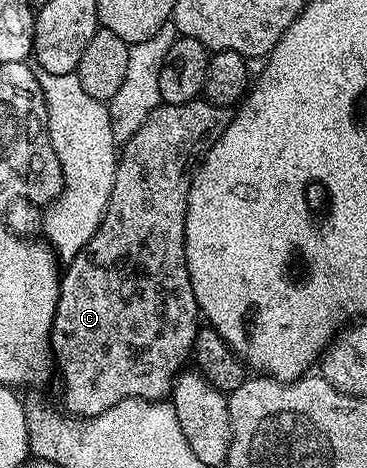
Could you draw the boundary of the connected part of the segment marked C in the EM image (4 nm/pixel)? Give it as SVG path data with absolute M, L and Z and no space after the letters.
M197 99L181 105L161 103L153 109L151 115L146 119L146 123L142 123L142 127L138 127L138 131L134 131L131 139L123 142L116 163L114 187L110 191L110 199L102 223L98 227L98 231L92 235L90 243L86 243L86 247L82 251L78 251L78 255L74 255L72 261L67 262L60 278L60 298L56 304L56 314L52 320L50 344L54 365L58 370L58 377L60 373L61 379L64 380L65 407L63 406L63 408L69 414L83 419L94 415L102 415L102 411L106 411L106 407L114 407L114 403L122 403L122 399L137 397L147 401L162 401L171 394L178 374L185 368L184 360L186 362L189 360L198 328L196 317L198 321L201 316L200 307L196 303L192 280L190 279L188 260L186 259L186 243L184 242L184 228L186 227L186 215L188 214L188 192L192 189L192 179L198 162L211 149L212 144L219 139L222 131L226 131L226 127L232 122L233 116L234 113L231 108L215 105L207 99Z

